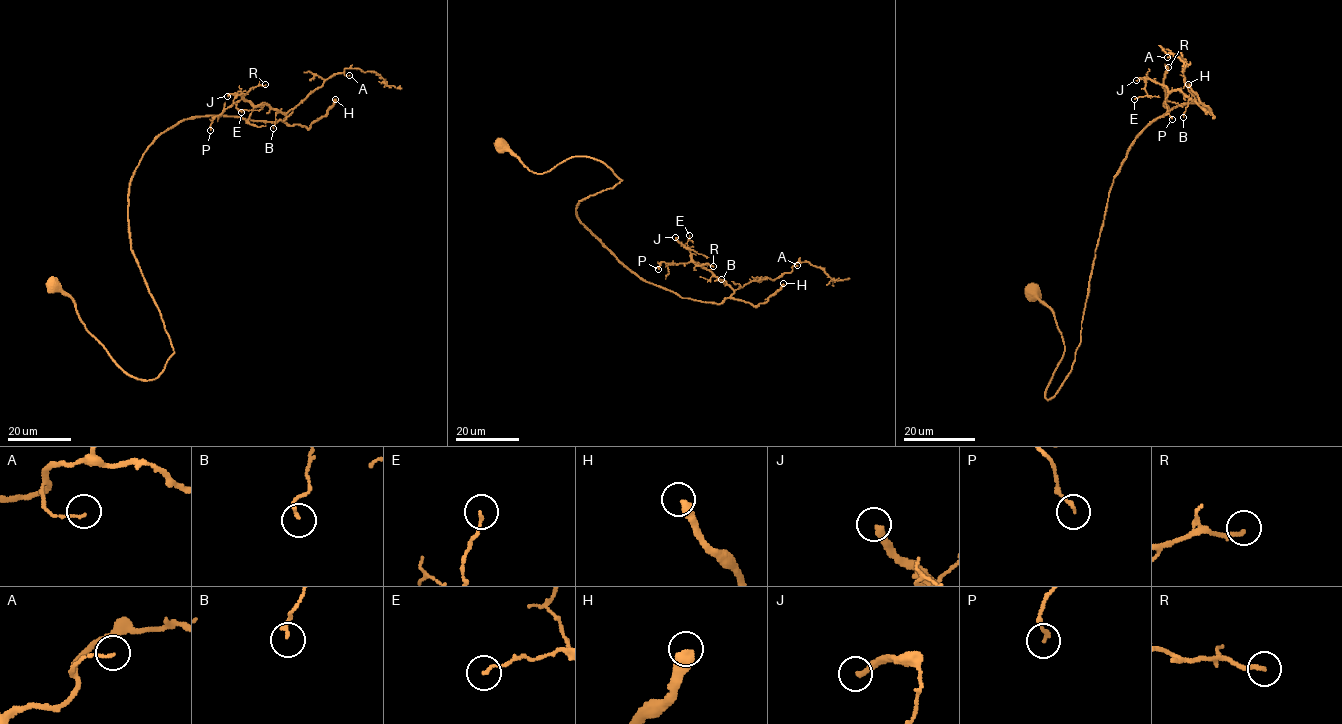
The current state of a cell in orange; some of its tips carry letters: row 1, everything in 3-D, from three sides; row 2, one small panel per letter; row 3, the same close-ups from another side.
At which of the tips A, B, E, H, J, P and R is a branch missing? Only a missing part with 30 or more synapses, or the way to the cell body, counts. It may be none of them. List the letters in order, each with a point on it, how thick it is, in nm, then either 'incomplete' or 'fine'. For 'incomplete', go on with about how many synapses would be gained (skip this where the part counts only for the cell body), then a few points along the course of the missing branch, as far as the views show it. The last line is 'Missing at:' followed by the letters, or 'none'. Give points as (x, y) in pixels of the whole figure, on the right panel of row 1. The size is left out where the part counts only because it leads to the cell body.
A: place (1167, 57); calibre 110 nm; fine
B: place (1183, 117); calibre 140 nm; fine
E: place (1134, 99); calibre 120 nm; fine
H: place (1188, 84); calibre 480 nm; incomplete; 300 synapses; course (1188, 84), (1153, 63), (1148, 84), (1124, 75), (1113, 84), (1082, 85), (1014, 140), (1018, 131)
J: place (1136, 80); calibre 280 nm; incomplete; 80 synapses; course (1136, 80), (1106, 75), (1103, 77), (1095, 94), (1068, 114), (1069, 129), (1061, 134), (1060, 153), (1044, 158)
P: place (1172, 119); calibre 150 nm; fine
R: place (1168, 67); calibre 180 nm; fine
Missing at: H, J

